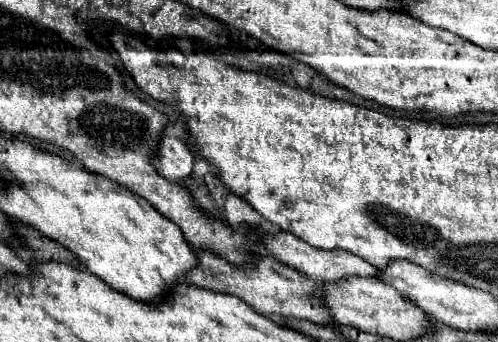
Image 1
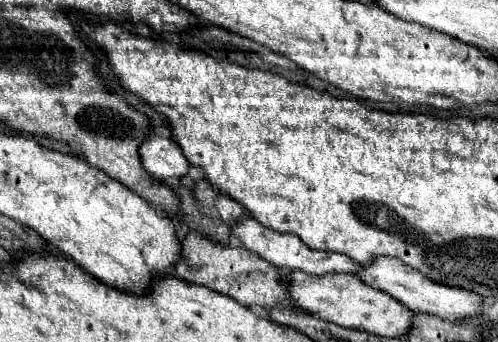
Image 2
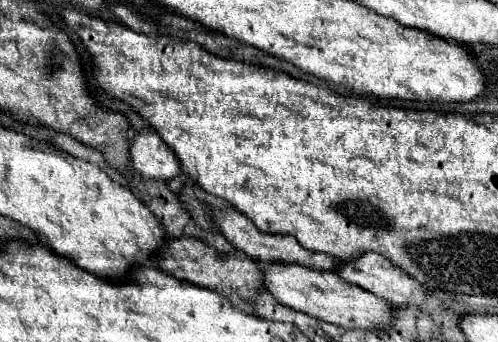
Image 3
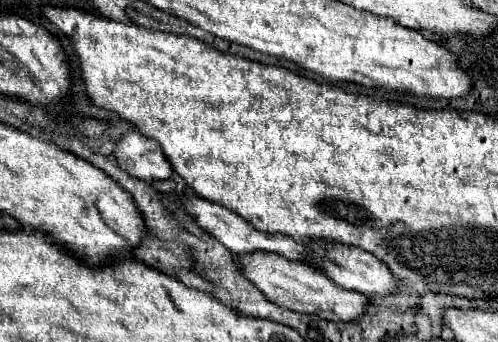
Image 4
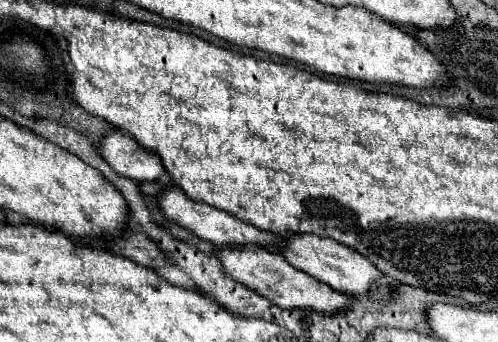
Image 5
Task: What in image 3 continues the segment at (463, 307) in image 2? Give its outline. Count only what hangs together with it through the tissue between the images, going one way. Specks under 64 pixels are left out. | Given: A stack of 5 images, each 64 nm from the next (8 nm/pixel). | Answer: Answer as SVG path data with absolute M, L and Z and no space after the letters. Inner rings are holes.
M366 252L366 256L360 256L360 260L344 260L344 268L336 268L336 272L340 272L340 276L344 276L344 280L348 280L348 284L356 284L396 306L422 304L426 300L426 286L422 286L420 282L416 282L414 278L404 274L400 268L392 266L384 256L380 256L376 252Z

